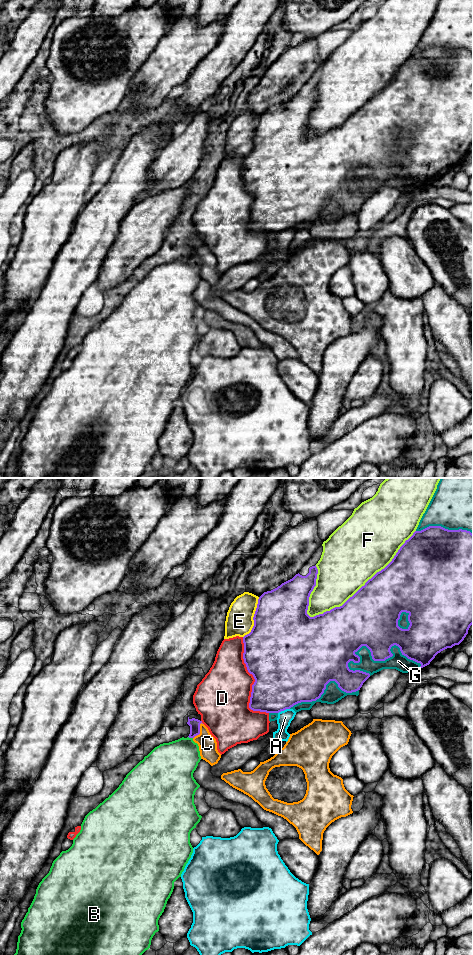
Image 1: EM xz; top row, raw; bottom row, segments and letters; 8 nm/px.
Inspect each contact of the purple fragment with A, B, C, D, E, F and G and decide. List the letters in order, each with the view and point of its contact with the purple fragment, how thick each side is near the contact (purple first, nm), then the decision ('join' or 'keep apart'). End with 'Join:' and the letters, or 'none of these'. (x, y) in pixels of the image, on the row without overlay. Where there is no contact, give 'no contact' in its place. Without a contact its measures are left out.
A: xz (283, 230) | 460/120 nm | keep apart
B: xz (190, 257) | 90/340 nm | keep apart
C: xz (199, 251) | 90/150 nm | join
D: xz (254, 202) | 480/420 nm | keep apart
E: xz (253, 138) | 460/220 nm | keep apart
F: xz (364, 105) | 440/460 nm | keep apart
G: xz (381, 180) | 320/130 nm | keep apart
Join: C

